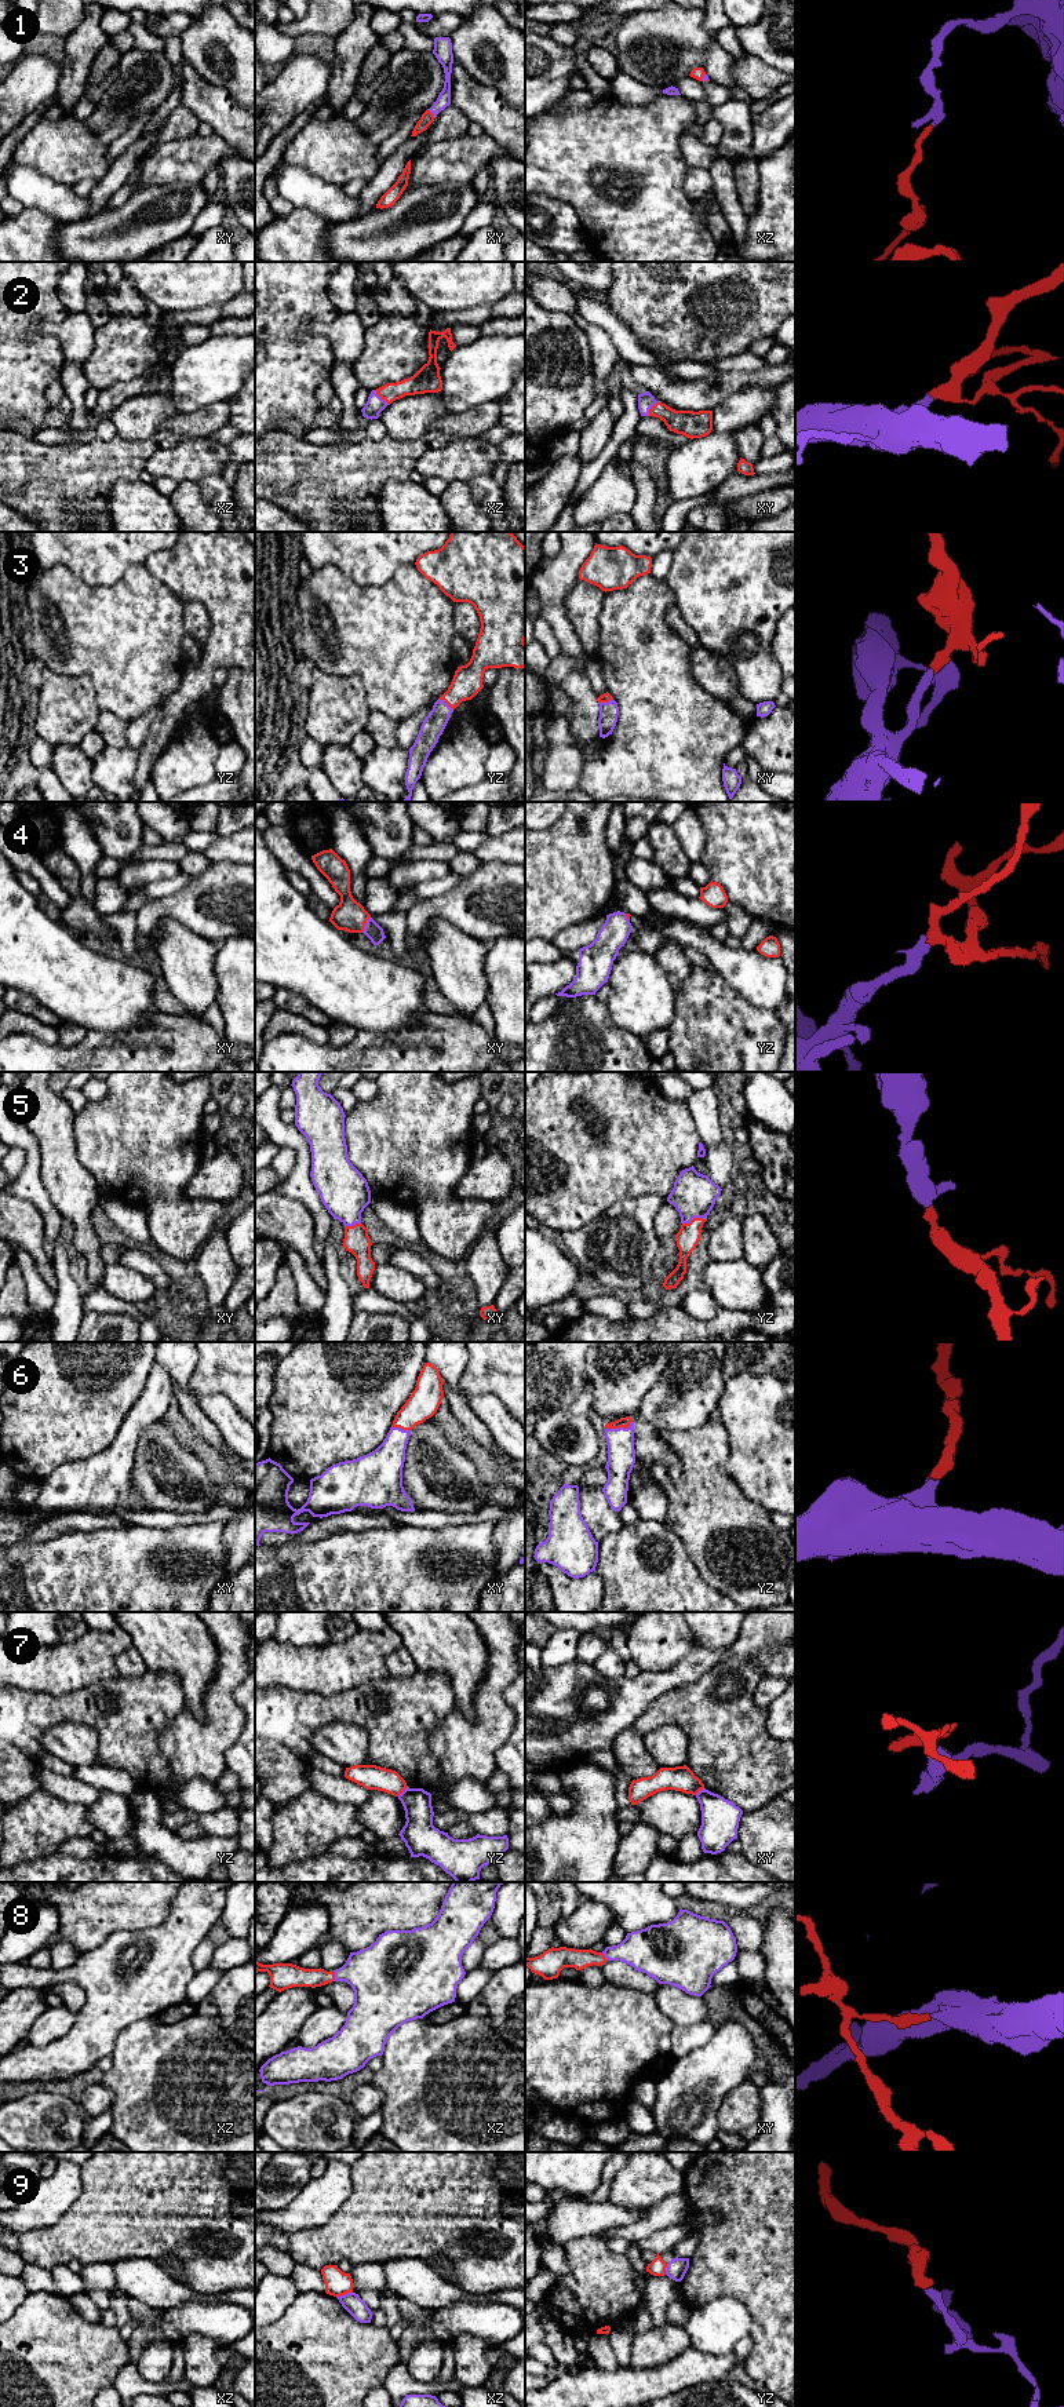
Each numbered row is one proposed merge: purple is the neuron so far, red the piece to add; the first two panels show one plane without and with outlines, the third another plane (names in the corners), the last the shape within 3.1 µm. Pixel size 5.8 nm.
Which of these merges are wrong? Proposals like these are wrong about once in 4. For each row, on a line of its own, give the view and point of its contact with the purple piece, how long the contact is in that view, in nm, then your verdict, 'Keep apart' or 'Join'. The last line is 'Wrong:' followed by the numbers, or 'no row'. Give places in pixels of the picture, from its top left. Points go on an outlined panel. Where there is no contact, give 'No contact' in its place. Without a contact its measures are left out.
1: Touches purple at xy (432, 112). Shared border 70 nm. Join
2: Touches purple at xz (381, 398). Shared border 120 nm. Join
3: Touches purple at yz (445, 703). Shared border 110 nm. Join
4: Touches purple at xy (365, 925). Shared border 110 nm. Join
5: Touches purple at yz (693, 1217). Shared border 150 nm. Join
6: Touches purple at yz (619, 1428). Shared border 160 nm. Join
7: Touches purple at yz (403, 1791). Shared border 90 nm. Keep apart
8: Touches purple at xz (335, 1976). Shared border 60 nm. Join
9: Touches purple at xz (343, 2296). Shared border 100 nm. Keep apart
Wrong: 7, 9

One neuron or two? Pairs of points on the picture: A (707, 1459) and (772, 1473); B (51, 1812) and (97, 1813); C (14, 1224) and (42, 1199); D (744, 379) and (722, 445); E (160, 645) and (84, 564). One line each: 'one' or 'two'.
A: two
B: two
C: two
D: two
E: two

